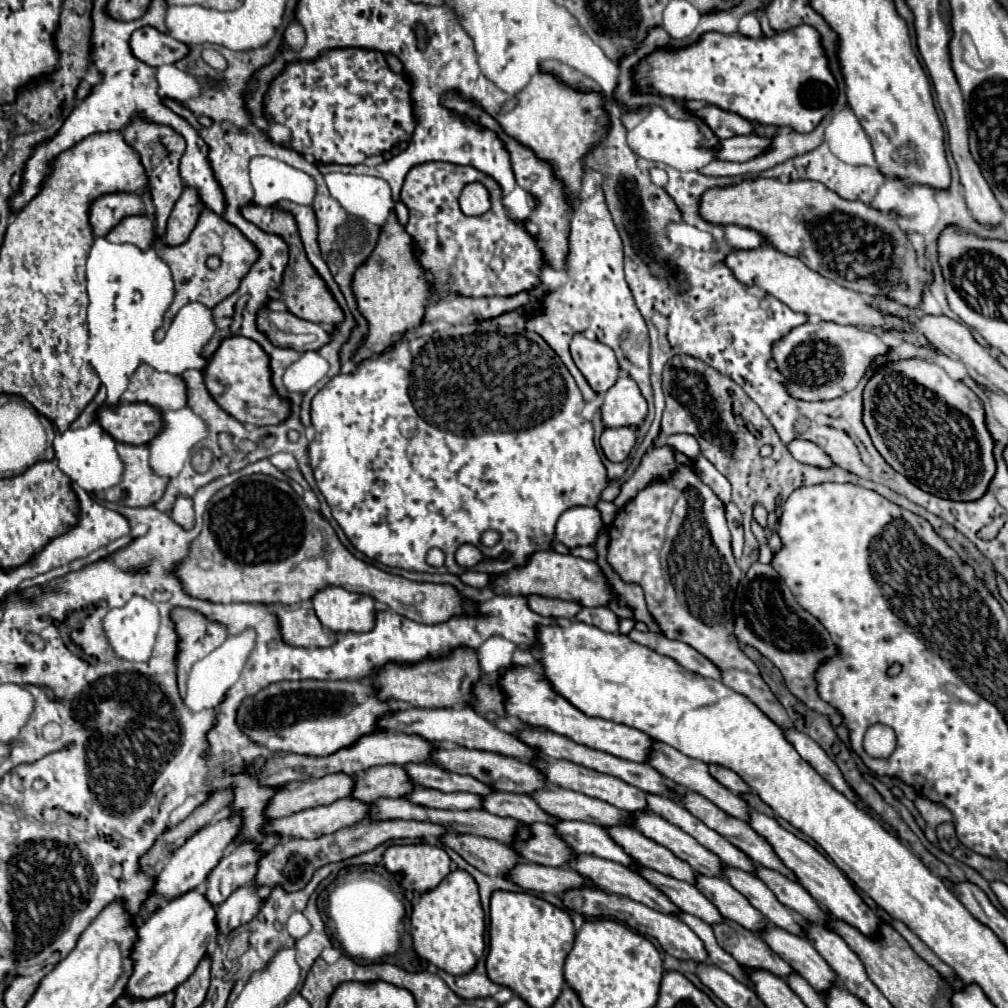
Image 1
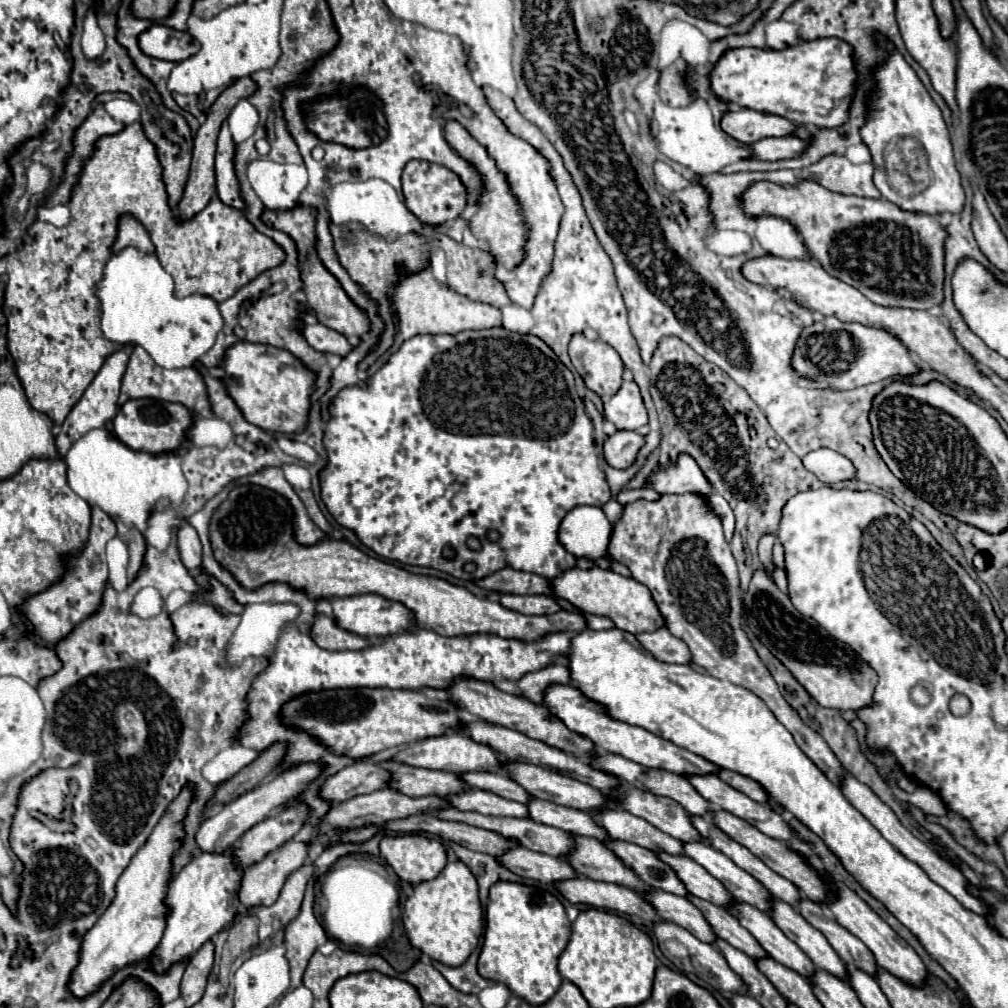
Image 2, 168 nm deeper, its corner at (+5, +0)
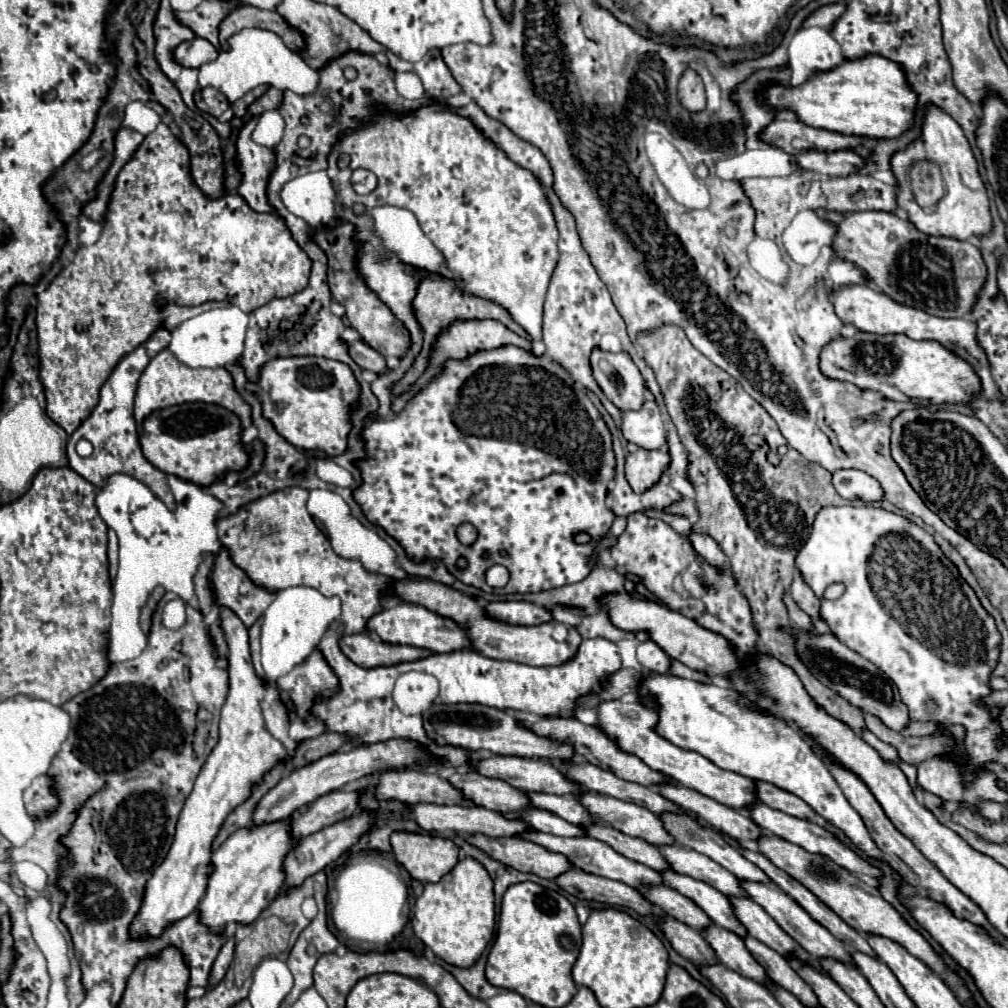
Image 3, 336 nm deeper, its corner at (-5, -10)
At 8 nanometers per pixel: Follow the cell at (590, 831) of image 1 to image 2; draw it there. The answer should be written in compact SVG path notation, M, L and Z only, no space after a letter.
M613 840L613 842L605 842L629 868L633 868L649 886L663 890L663 892L671 892L675 896L687 896L687 888L683 888L683 882L675 876L675 872L671 872L671 868L667 868L667 864L663 864L659 860L659 856L655 856L655 852L641 848L637 844L631 842L623 842L623 840Z

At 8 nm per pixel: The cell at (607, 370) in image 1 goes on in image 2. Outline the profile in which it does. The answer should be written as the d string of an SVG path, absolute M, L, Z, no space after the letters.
M575 334L569 344L569 356L587 388L601 398L613 396L621 388L623 362L609 344Z

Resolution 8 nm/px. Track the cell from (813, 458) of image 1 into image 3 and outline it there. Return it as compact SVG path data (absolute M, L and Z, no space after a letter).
M853 468L835 470L831 474L831 482L833 482L835 490L847 500L859 498L863 502L873 502L873 500L881 500L881 496L883 496L879 482L861 470L853 470Z

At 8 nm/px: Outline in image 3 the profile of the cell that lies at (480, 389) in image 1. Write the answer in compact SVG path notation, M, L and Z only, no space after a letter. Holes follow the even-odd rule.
M511 344L499 346L497 350L477 350L463 360L453 360L453 358L445 360L441 372L425 388L421 388L399 414L395 414L391 420L367 420L361 430L361 440L363 440L367 458L357 462L357 468L361 474L361 484L353 490L353 498L361 506L365 518L371 524L383 528L391 538L395 538L413 562L419 564L425 560L443 560L447 570L457 580L461 580L463 584L475 586L483 592L489 592L489 594L545 592L545 590L553 590L553 588L561 588L561 586L585 580L587 574L591 572L587 560L589 560L589 554L593 552L593 544L577 544L575 536L579 532L587 532L597 540L597 538L601 538L601 534L609 532L609 528L615 520L613 510L607 506L607 492L609 492L607 486L609 486L609 478L613 478L615 454L611 448L611 434L607 430L607 424L603 422L603 416L591 404L591 400L579 398L575 394L575 380L561 364L557 364L545 356L535 356L527 350L511 346ZM461 522L471 522L477 528L479 536L477 536L475 544L463 546L457 540L455 528ZM485 550L489 552L487 560L483 560ZM503 550L507 552L507 556L501 556ZM459 556L465 556L469 560L469 566L465 570L455 568L455 560ZM493 564L503 564L511 572L511 582L505 588L491 588L485 584L485 570Z

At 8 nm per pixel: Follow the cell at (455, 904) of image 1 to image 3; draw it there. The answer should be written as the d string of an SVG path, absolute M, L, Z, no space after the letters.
M463 858L437 884L425 884L413 908L411 924L415 936L443 962L457 968L473 966L495 932L493 880L487 870L479 862L473 862L473 858Z

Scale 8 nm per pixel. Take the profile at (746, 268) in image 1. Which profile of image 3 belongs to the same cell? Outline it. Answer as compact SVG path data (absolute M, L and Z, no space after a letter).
M851 284L851 286L843 286L843 288L833 288L831 290L831 302L833 302L835 314L841 318L841 322L853 324L861 332L871 332L871 334L903 332L911 340L935 340L935 342L943 344L949 352L957 354L959 358L967 360L973 366L973 370L977 372L977 376L981 380L981 390L977 392L979 398L989 400L989 402L993 402L993 400L1003 402L1005 400L1005 396L999 392L997 384L993 382L985 352L975 342L977 326L973 326L971 320L967 320L967 318L937 318L937 316L925 314L923 310L901 306L901 304L893 302L891 298L885 298L885 294L873 290L869 284Z

